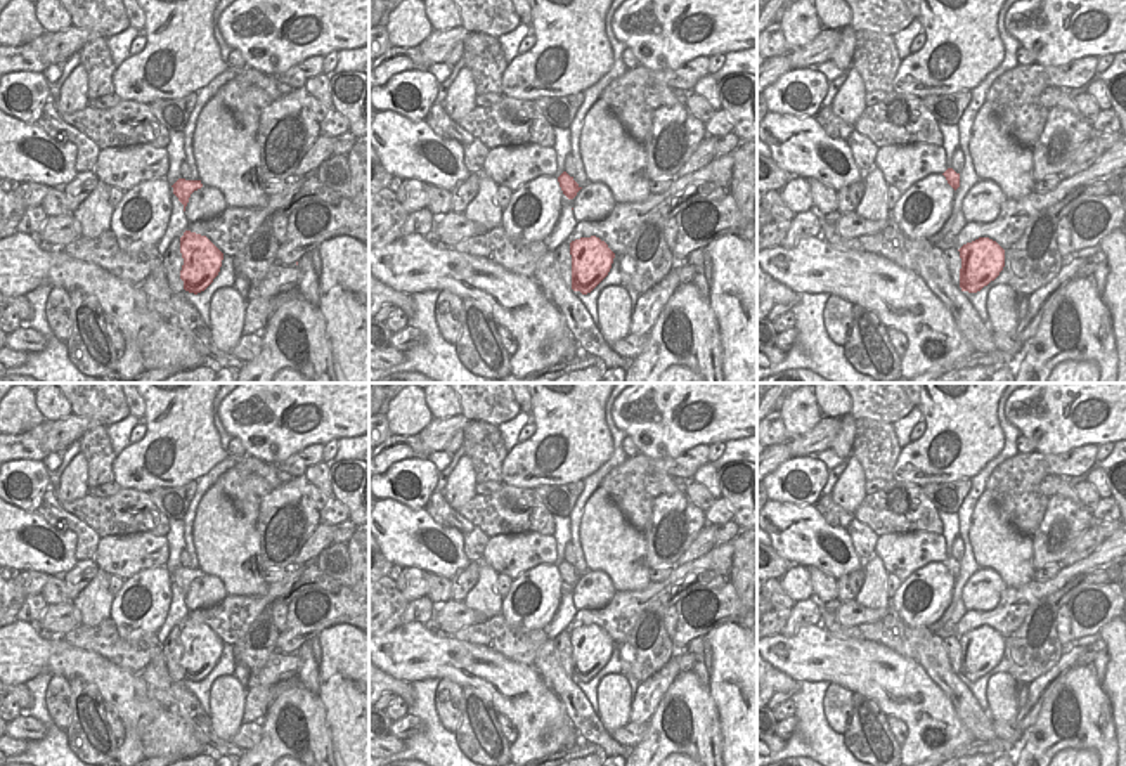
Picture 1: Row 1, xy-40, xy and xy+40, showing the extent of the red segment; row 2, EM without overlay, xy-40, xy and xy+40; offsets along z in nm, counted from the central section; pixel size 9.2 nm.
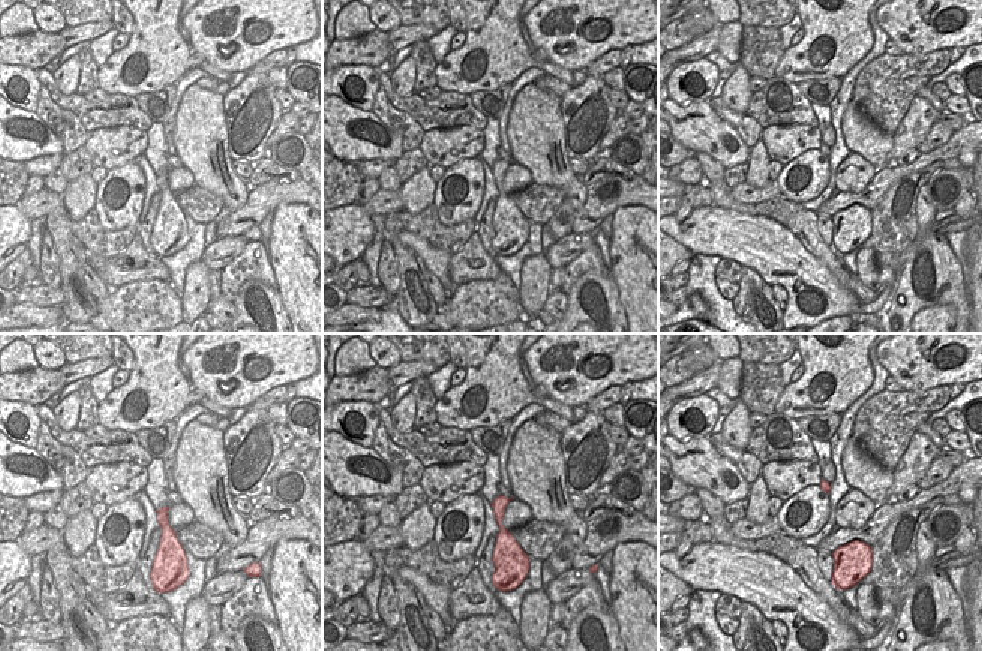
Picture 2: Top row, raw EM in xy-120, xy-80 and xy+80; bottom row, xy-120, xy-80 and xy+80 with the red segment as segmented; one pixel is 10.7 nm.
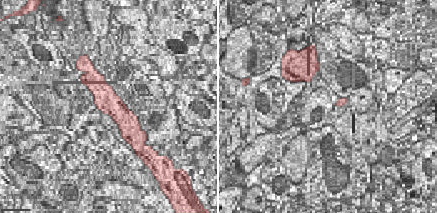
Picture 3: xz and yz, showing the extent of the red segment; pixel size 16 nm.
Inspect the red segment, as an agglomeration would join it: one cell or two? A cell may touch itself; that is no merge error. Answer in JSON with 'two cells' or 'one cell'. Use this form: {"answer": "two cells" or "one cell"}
{"answer": "one cell"}

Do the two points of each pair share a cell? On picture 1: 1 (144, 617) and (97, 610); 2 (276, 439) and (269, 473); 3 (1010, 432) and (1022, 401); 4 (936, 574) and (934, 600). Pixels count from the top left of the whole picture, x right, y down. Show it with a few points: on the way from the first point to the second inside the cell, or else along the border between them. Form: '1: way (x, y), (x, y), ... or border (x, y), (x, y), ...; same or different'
1: border (115, 597), (110, 616); different
2: border (250, 456), (274, 465); different
3: border (1005, 401), (1005, 418), (1021, 434); different
4: way (936, 581), (934, 593); same

